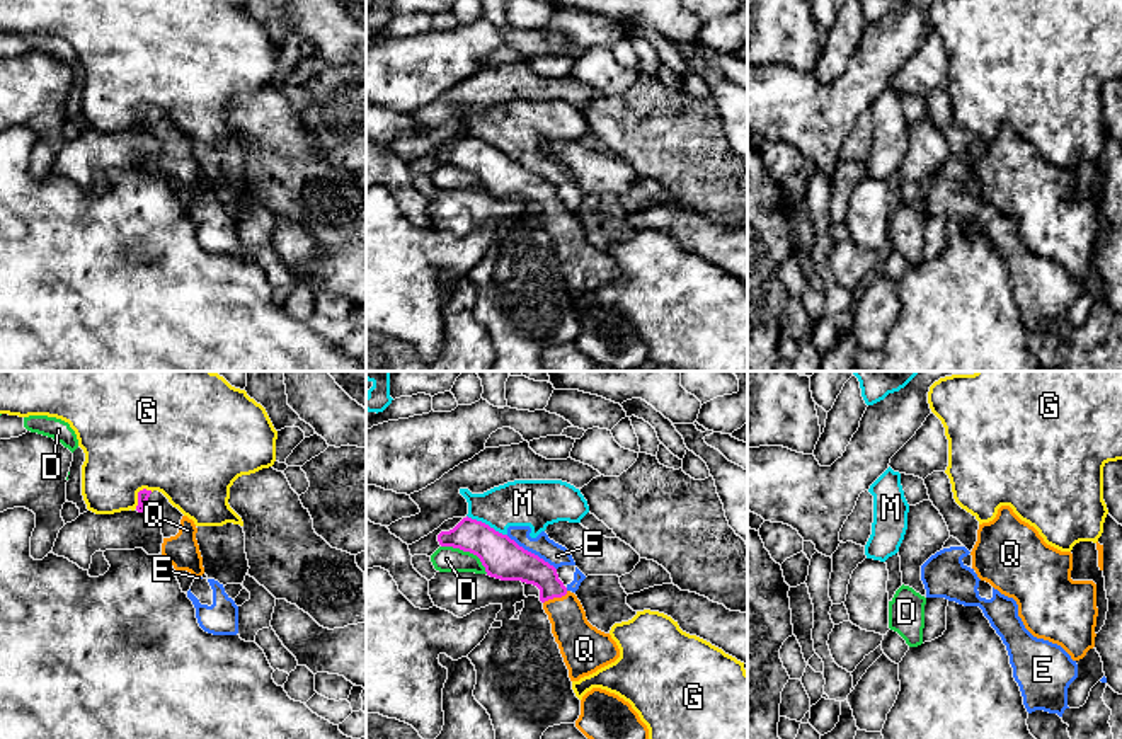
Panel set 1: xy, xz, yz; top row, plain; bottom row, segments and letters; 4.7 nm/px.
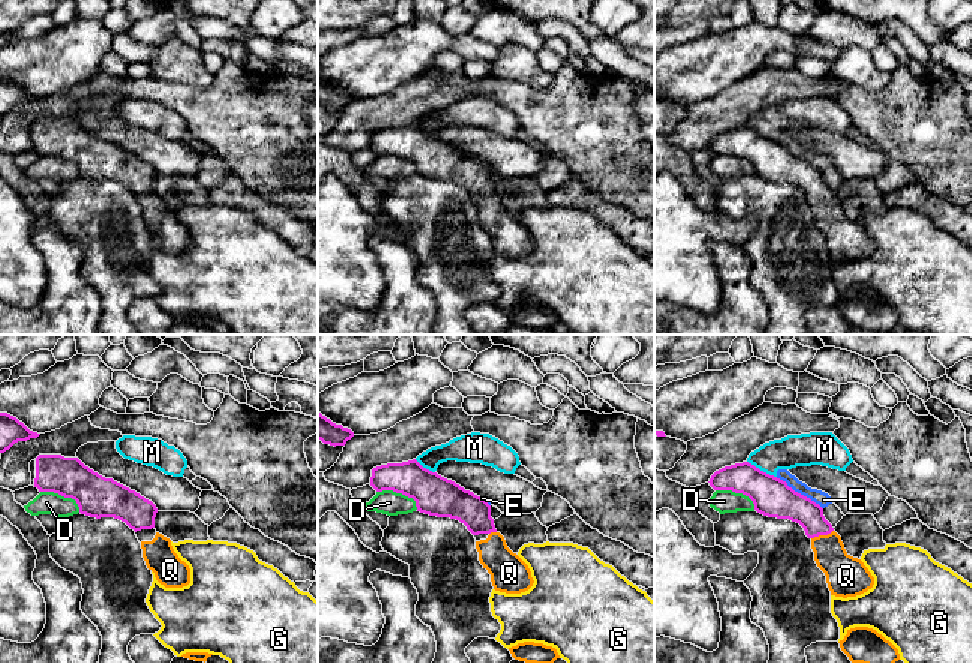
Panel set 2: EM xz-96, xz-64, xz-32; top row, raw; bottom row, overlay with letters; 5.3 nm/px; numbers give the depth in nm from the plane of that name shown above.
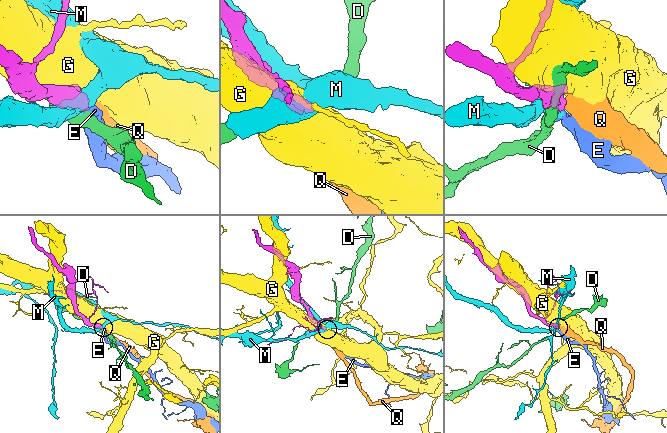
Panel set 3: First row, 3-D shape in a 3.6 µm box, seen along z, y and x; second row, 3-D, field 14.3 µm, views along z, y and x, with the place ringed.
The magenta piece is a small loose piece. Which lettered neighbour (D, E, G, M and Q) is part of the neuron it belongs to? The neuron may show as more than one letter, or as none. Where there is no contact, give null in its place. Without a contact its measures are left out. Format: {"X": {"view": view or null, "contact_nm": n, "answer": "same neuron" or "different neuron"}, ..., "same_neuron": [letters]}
{"D": {"view": "xz", "contact_nm": 260, "answer": "different neuron"}, "E": {"view": "xz", "contact_nm": 280, "answer": "different neuron"}, "G": {"view": "xy", "contact_nm": 120, "answer": "different neuron"}, "M": {"view": "xz", "contact_nm": 220, "answer": "different neuron"}, "Q": {"view": "xz", "contact_nm": 130, "answer": "same neuron"}, "same_neuron": ["Q"]}

